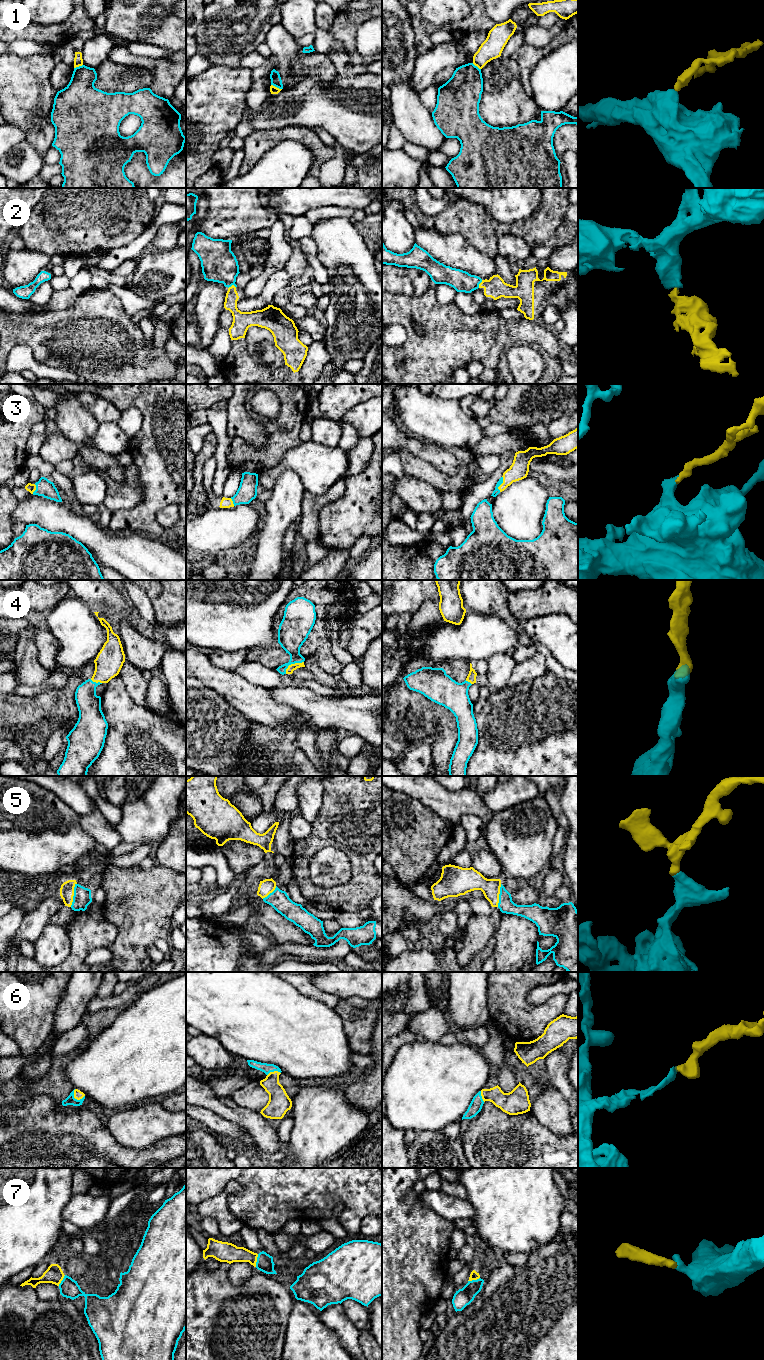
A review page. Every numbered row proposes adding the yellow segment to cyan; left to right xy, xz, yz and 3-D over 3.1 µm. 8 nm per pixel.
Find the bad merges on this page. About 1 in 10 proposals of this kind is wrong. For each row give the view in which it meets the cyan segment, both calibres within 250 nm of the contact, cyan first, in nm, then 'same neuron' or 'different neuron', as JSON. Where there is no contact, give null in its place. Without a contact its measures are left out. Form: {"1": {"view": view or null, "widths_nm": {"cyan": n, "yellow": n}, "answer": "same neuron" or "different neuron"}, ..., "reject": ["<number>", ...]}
{"1": {"view": "xz", "widths_nm": {"cyan": 90, "yellow": 60}, "answer": "different neuron"}, "2": {"view": "xz", "widths_nm": {"cyan": 280, "yellow": 100}, "answer": "same neuron"}, "3": {"view": "yz", "widths_nm": {"cyan": 50, "yellow": 150}, "answer": "same neuron"}, "4": {"view": "xz", "widths_nm": {"cyan": 240, "yellow": 60}, "answer": "same neuron"}, "5": {"view": "xy", "widths_nm": {"cyan": 140, "yellow": 110}, "answer": "same neuron"}, "6": {"view": "xy", "widths_nm": {"cyan": 80, "yellow": 70}, "answer": "same neuron"}, "7": {"view": "xz", "widths_nm": {"cyan": 130, "yellow": 160}, "answer": "same neuron"}, "reject": ["1"]}

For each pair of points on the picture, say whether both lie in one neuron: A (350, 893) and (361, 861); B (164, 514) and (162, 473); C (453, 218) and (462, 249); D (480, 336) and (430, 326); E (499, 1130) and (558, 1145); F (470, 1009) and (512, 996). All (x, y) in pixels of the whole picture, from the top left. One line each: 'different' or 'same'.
A: same
B: different
C: different
D: same
E: same
F: different

